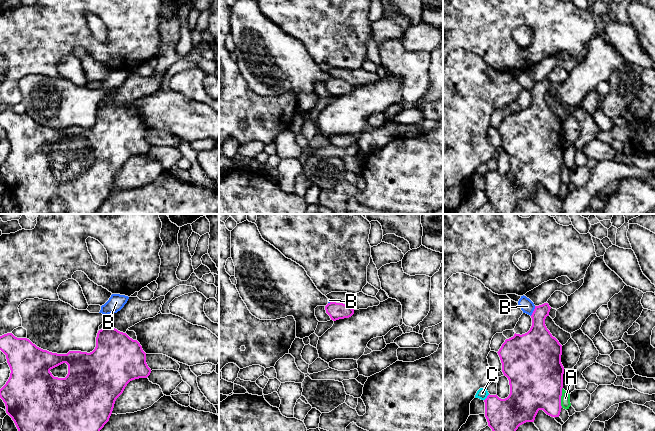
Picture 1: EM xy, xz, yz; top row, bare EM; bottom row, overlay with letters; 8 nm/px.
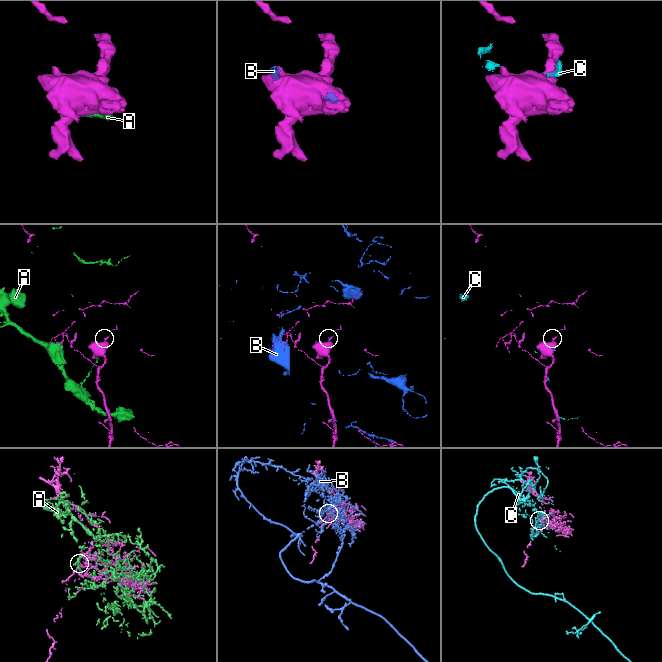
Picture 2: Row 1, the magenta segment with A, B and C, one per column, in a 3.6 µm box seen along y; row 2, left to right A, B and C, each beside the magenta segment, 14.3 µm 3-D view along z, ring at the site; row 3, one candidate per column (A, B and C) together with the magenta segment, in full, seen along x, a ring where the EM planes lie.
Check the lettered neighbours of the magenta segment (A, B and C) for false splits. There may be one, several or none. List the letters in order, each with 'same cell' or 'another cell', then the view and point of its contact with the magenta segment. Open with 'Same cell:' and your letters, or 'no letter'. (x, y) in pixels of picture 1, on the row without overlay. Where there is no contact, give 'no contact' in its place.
Same cell: no letter
A: another cell; contact yz (560, 173)
B: another cell; contact yz (533, 87)
C: another cell; contact yz (487, 173)

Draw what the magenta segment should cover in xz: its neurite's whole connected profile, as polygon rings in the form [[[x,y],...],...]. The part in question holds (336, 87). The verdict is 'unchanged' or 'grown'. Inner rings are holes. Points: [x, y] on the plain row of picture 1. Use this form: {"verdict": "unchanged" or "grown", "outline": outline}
{"verdict": "unchanged", "outline": [[[330,78],[325,82],[326,89],[330,92],[331,96],[336,97],[339,95],[349,94],[354,90],[354,85],[346,82],[343,79]]]}

